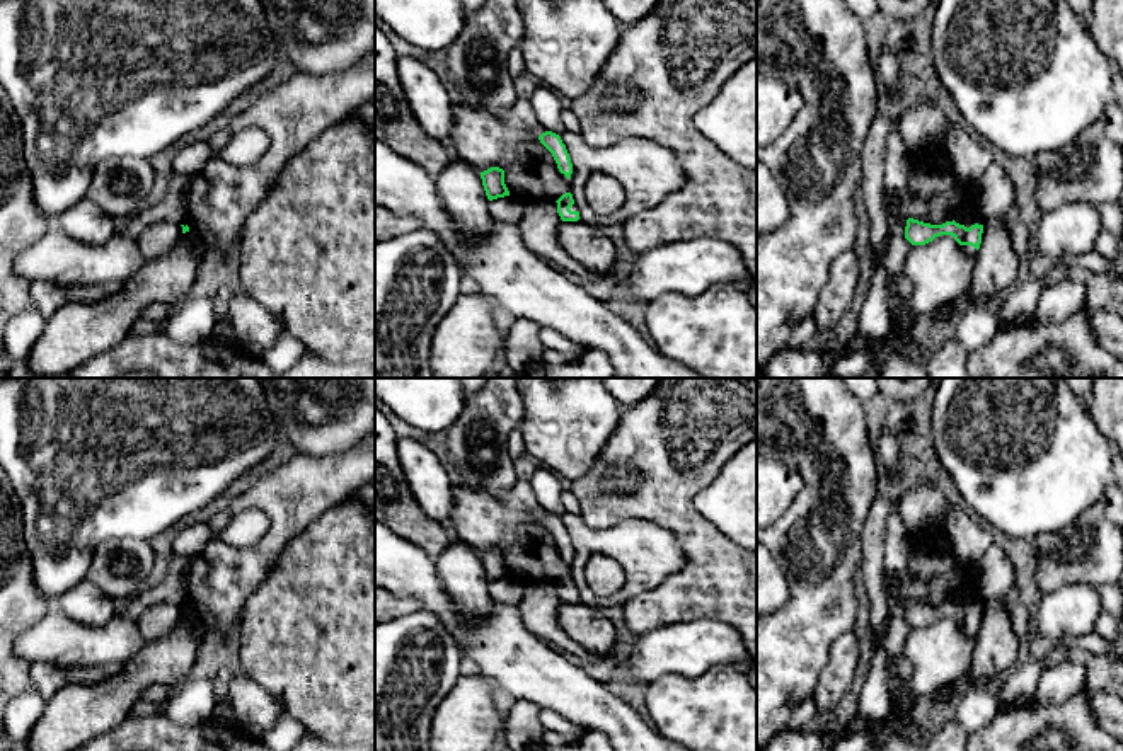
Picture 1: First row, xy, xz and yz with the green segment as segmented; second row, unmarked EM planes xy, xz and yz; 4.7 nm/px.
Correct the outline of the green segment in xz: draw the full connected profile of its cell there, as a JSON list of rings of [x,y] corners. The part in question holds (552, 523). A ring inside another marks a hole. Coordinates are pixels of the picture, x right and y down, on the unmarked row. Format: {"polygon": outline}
{"polygon": [[[545,513],[538,518],[538,521],[552,535],[559,553],[571,560],[573,545],[561,518],[552,513]]]}

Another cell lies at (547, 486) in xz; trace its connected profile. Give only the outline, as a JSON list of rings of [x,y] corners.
[[[538,468],[528,482],[545,513],[552,513],[556,516],[564,513],[562,479],[556,472],[549,468]]]

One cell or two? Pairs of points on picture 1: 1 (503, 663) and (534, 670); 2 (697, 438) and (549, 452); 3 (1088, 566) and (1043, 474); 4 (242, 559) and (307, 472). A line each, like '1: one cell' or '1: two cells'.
1: one cell
2: two cells
3: two cells
4: one cell

